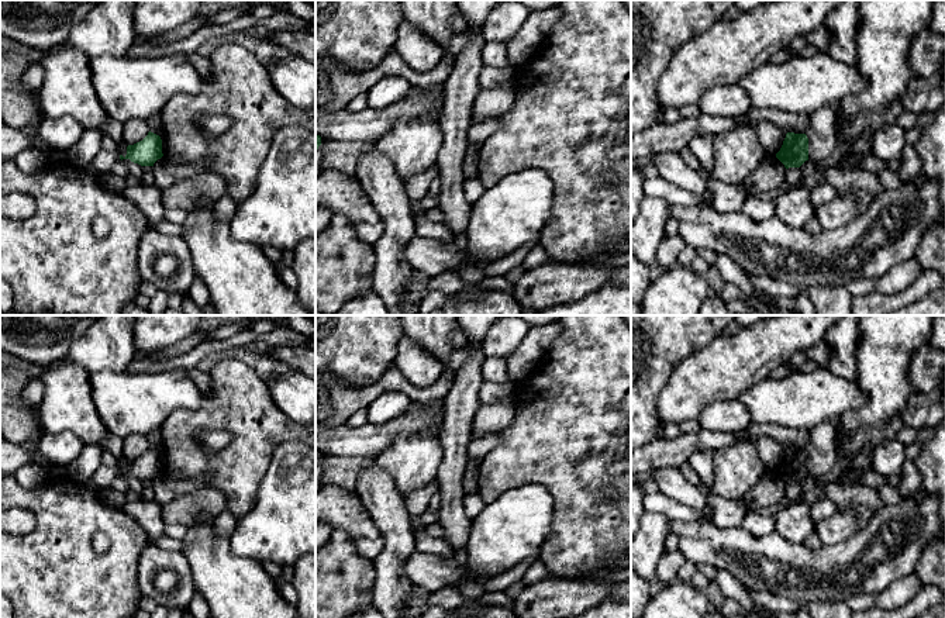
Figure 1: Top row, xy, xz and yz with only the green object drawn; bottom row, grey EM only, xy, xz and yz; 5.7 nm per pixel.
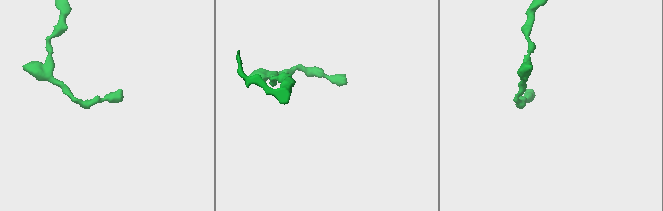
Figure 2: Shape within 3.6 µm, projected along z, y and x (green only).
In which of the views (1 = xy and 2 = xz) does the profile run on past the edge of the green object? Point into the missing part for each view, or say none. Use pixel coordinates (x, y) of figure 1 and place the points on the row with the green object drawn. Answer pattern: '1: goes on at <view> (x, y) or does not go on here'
1: does not go on here
2: does not go on here

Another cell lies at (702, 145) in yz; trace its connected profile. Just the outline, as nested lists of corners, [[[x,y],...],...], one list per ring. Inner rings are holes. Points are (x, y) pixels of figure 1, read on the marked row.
[[[706,134],[706,135],[697,135],[694,137],[689,148],[691,153],[699,159],[701,166],[713,173],[713,166],[714,166],[714,148],[713,148],[713,135]]]

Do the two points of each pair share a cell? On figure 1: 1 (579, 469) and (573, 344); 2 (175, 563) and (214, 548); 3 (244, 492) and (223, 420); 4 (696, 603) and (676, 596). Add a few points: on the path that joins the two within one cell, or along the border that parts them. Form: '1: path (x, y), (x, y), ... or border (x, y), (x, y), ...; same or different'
1: path (578, 438), (578, 375); same
2: border (180, 552), (189, 563), (196, 590); different
3: path (242, 473), (241, 437); same
4: path (692, 603), (680, 600); same

